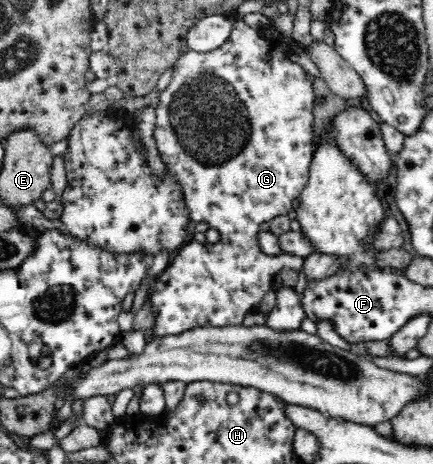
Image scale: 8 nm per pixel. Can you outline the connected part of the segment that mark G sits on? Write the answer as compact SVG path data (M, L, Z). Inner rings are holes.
M234 17L233 31L218 49L208 53L198 53L197 51L187 51L181 55L174 66L172 80L165 90L160 91L159 102L155 108L157 112L155 121L155 143L162 161L169 172L179 180L181 188L183 188L183 196L185 196L185 210L189 214L189 219L195 220L200 225L209 223L209 228L216 229L221 239L217 243L205 244L198 243L196 240L183 245L171 255L171 261L168 267L152 282L152 288L149 293L150 309L154 313L154 326L148 332L149 337L165 337L165 335L179 335L187 329L193 327L225 327L225 325L241 325L247 313L257 313L259 305L265 294L271 290L271 281L273 276L281 273L283 269L291 269L301 271L305 264L305 257L293 254L283 255L267 255L260 251L257 235L259 235L259 225L264 221L272 220L274 217L284 215L293 207L293 201L300 196L302 189L306 186L309 177L310 163L314 154L313 138L314 138L314 116L315 109L315 92L313 87L313 77L309 75L299 63L293 63L290 57L297 49L293 44L291 37L283 38L283 49L274 47L271 42L267 41L270 35L255 31L239 17Z

